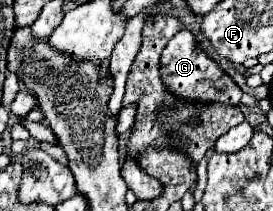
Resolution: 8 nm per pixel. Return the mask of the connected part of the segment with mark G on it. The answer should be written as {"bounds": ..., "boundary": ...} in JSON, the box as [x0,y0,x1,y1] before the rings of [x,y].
{"bounds":[161,29,243,105],"boundary":[[[183,29],[175,37],[171,37],[167,47],[163,49],[161,77],[163,77],[165,85],[169,85],[169,89],[177,91],[179,97],[187,97],[187,99],[195,99],[195,101],[221,101],[227,105],[239,105],[241,95],[243,95],[239,85],[219,67],[219,63],[215,63],[201,49],[197,37],[187,29]]]}

